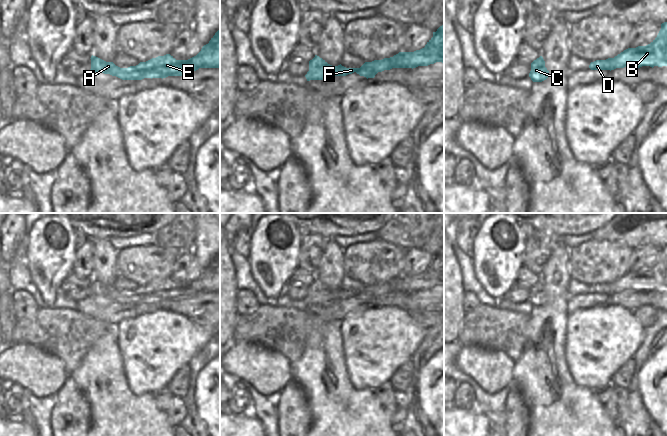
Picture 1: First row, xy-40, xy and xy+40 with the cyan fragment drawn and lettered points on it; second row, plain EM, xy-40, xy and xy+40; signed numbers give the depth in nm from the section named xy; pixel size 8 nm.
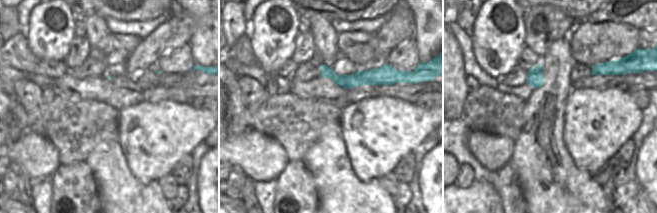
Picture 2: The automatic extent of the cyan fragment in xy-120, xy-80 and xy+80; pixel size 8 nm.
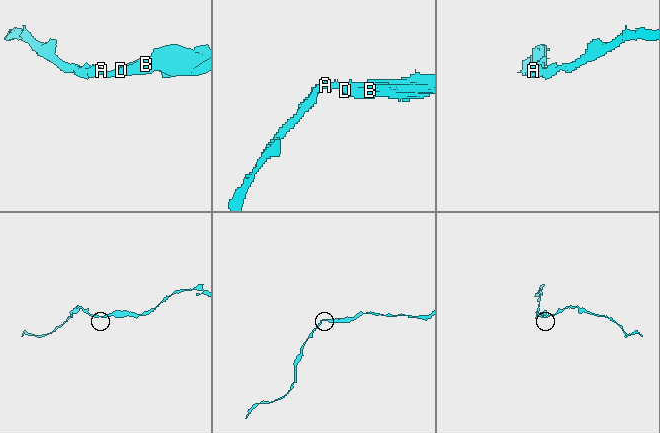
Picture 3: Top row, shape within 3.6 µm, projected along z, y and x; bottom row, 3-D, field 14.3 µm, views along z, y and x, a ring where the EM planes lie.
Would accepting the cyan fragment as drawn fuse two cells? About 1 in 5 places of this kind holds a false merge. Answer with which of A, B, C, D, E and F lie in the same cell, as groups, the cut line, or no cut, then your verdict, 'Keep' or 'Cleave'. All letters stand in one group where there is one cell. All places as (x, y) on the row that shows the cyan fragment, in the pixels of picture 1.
Groups: A B C D E F. No split. Keep

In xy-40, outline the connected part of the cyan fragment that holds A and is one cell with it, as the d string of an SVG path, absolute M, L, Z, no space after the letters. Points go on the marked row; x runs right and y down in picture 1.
M220 29L204 45L201 51L188 60L176 60L170 54L140 62L136 66L120 68L113 62L106 62L91 56L90 72L102 72L122 80L142 80L144 78L166 78L190 74L199 68L220 68Z

